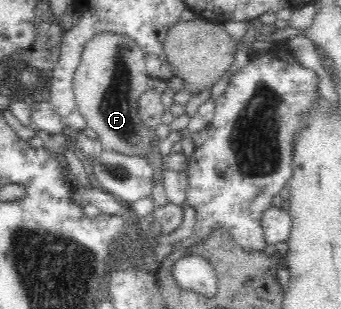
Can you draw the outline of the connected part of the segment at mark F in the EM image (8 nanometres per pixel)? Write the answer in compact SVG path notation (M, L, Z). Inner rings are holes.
M105 32L94 35L93 39L85 44L80 58L73 78L74 97L78 111L86 122L89 136L97 142L97 149L149 159L153 147L151 132L156 131L151 131L151 128L145 126L139 114L139 99L148 91L147 81L150 79L143 50L129 36Z

